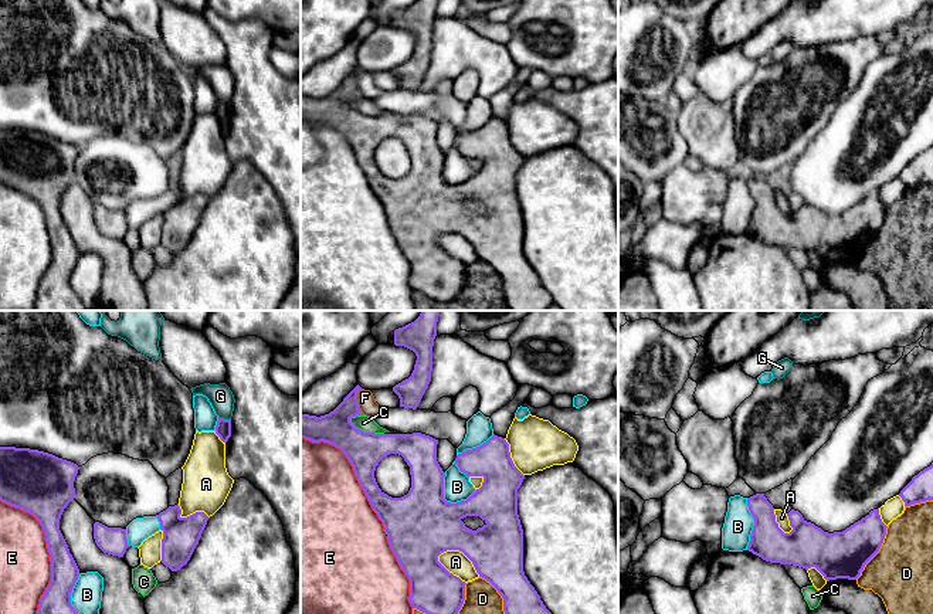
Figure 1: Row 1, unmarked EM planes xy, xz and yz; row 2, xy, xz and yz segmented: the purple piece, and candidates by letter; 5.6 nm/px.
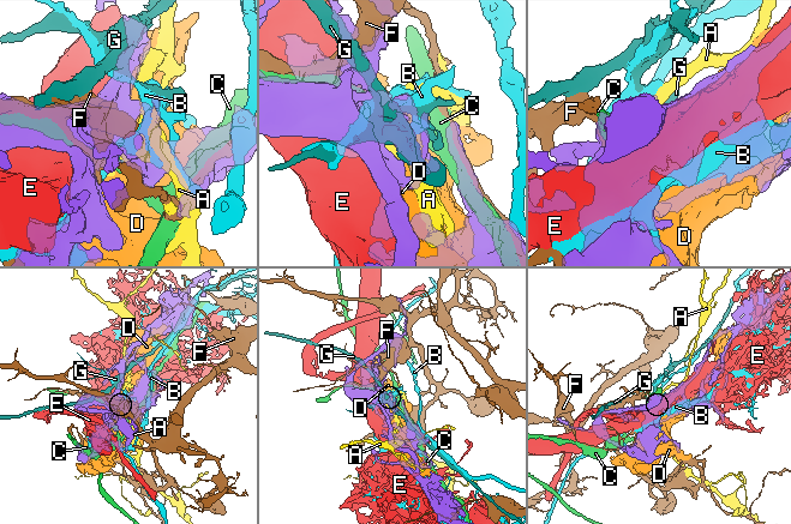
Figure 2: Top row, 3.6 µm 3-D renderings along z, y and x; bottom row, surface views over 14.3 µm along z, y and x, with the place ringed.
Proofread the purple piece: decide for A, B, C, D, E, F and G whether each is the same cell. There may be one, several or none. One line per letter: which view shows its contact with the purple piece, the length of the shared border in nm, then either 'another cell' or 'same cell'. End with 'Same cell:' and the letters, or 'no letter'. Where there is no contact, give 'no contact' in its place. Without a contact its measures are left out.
A: xz | 280 nm | another cell
B: xz | 220 nm | another cell
C: xz | 220 nm | another cell
D: yz | 360 nm | another cell
E: xy | 700 nm | another cell
F: xz | 150 nm | another cell
G: xy | 70 nm | another cell
Same cell: no letter

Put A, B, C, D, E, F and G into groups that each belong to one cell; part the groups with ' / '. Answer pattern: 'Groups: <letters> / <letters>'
Groups: A / B / C / D / E / F / G

